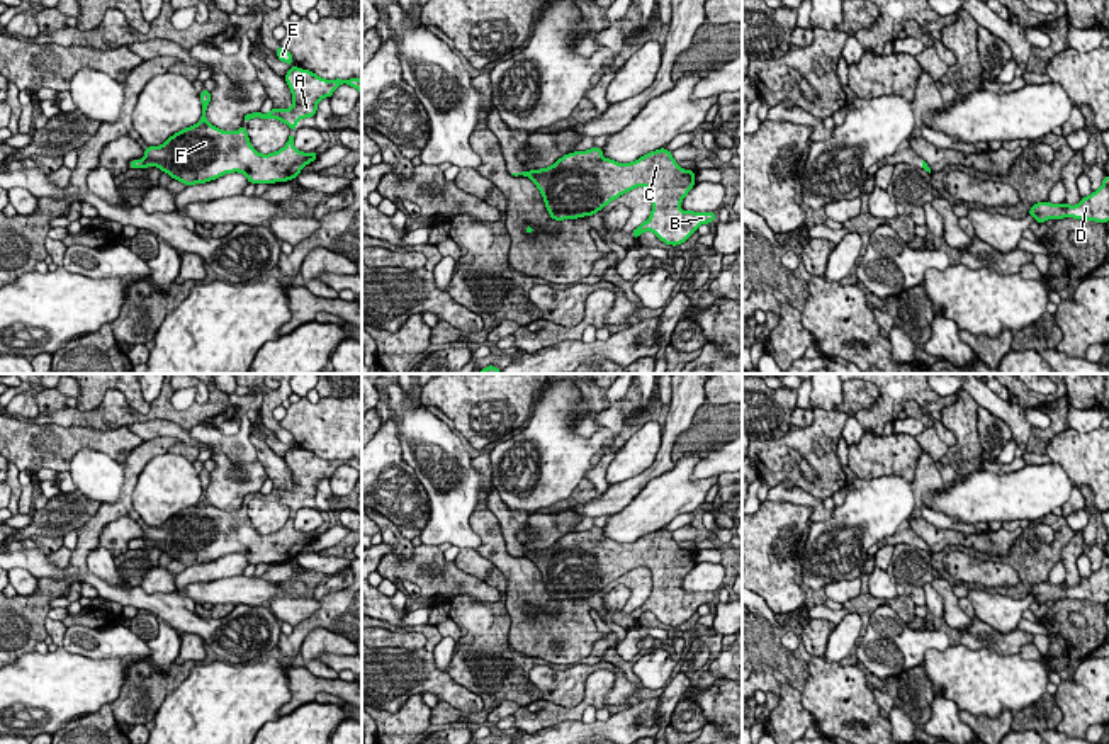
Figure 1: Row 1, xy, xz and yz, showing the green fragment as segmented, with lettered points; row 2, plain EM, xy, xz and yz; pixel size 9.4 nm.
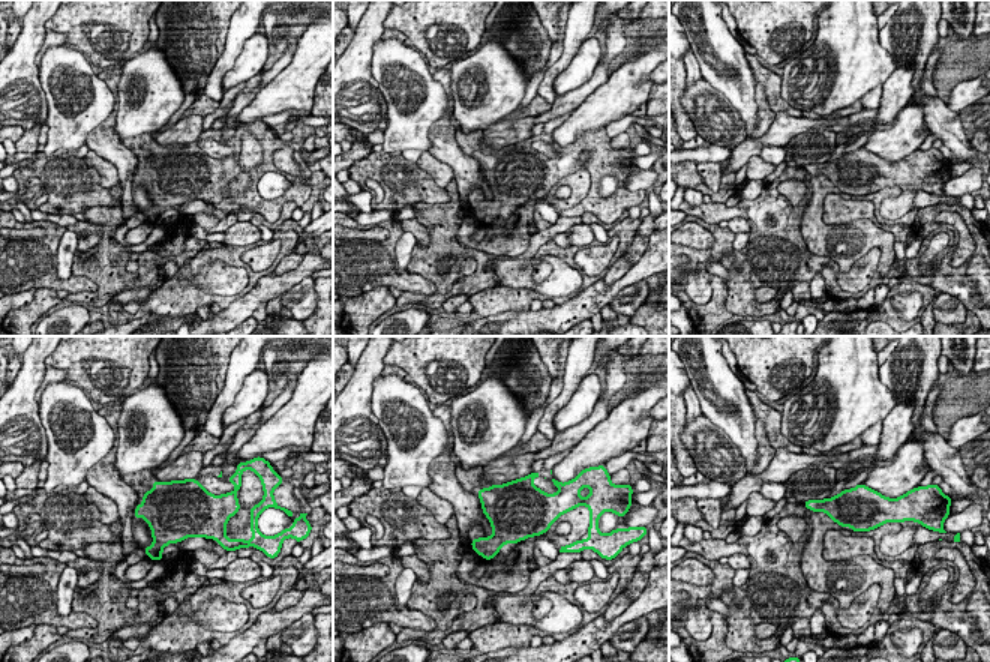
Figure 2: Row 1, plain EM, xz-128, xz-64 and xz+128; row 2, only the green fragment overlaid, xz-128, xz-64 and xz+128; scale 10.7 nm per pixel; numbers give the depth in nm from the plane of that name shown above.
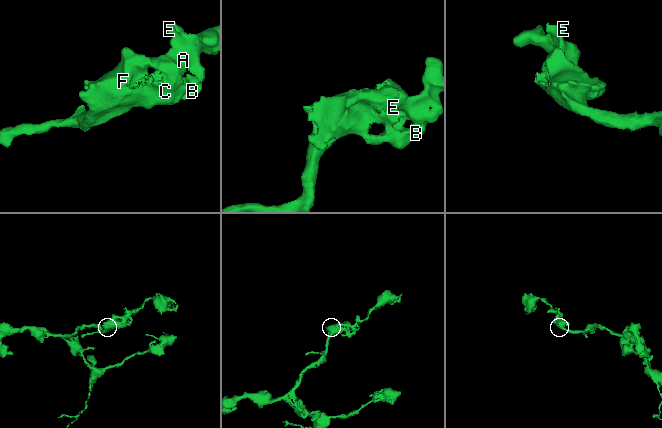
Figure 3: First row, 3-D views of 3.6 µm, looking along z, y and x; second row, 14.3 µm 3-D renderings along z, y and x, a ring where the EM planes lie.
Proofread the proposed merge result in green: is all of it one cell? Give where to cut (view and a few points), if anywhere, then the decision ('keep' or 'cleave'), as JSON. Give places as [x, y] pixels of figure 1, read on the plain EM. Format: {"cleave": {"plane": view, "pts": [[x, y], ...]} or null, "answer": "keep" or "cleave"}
{"cleave": null, "answer": "keep"}

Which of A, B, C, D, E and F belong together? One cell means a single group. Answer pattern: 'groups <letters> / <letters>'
groups A B C D E F

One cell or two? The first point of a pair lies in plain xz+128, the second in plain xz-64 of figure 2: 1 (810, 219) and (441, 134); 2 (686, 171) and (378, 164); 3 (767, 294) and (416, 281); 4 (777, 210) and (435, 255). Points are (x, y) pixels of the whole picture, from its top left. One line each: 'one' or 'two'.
1: one
2: one
3: one
4: one

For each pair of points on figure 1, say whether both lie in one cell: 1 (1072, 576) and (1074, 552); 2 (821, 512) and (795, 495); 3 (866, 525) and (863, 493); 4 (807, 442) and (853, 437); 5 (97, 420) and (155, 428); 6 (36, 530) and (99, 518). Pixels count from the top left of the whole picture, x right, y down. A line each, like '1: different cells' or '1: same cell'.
1: same cell
2: same cell
3: same cell
4: different cells
5: different cells
6: different cells

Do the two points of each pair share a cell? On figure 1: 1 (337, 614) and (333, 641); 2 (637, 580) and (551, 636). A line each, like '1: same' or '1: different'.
1: different
2: same

